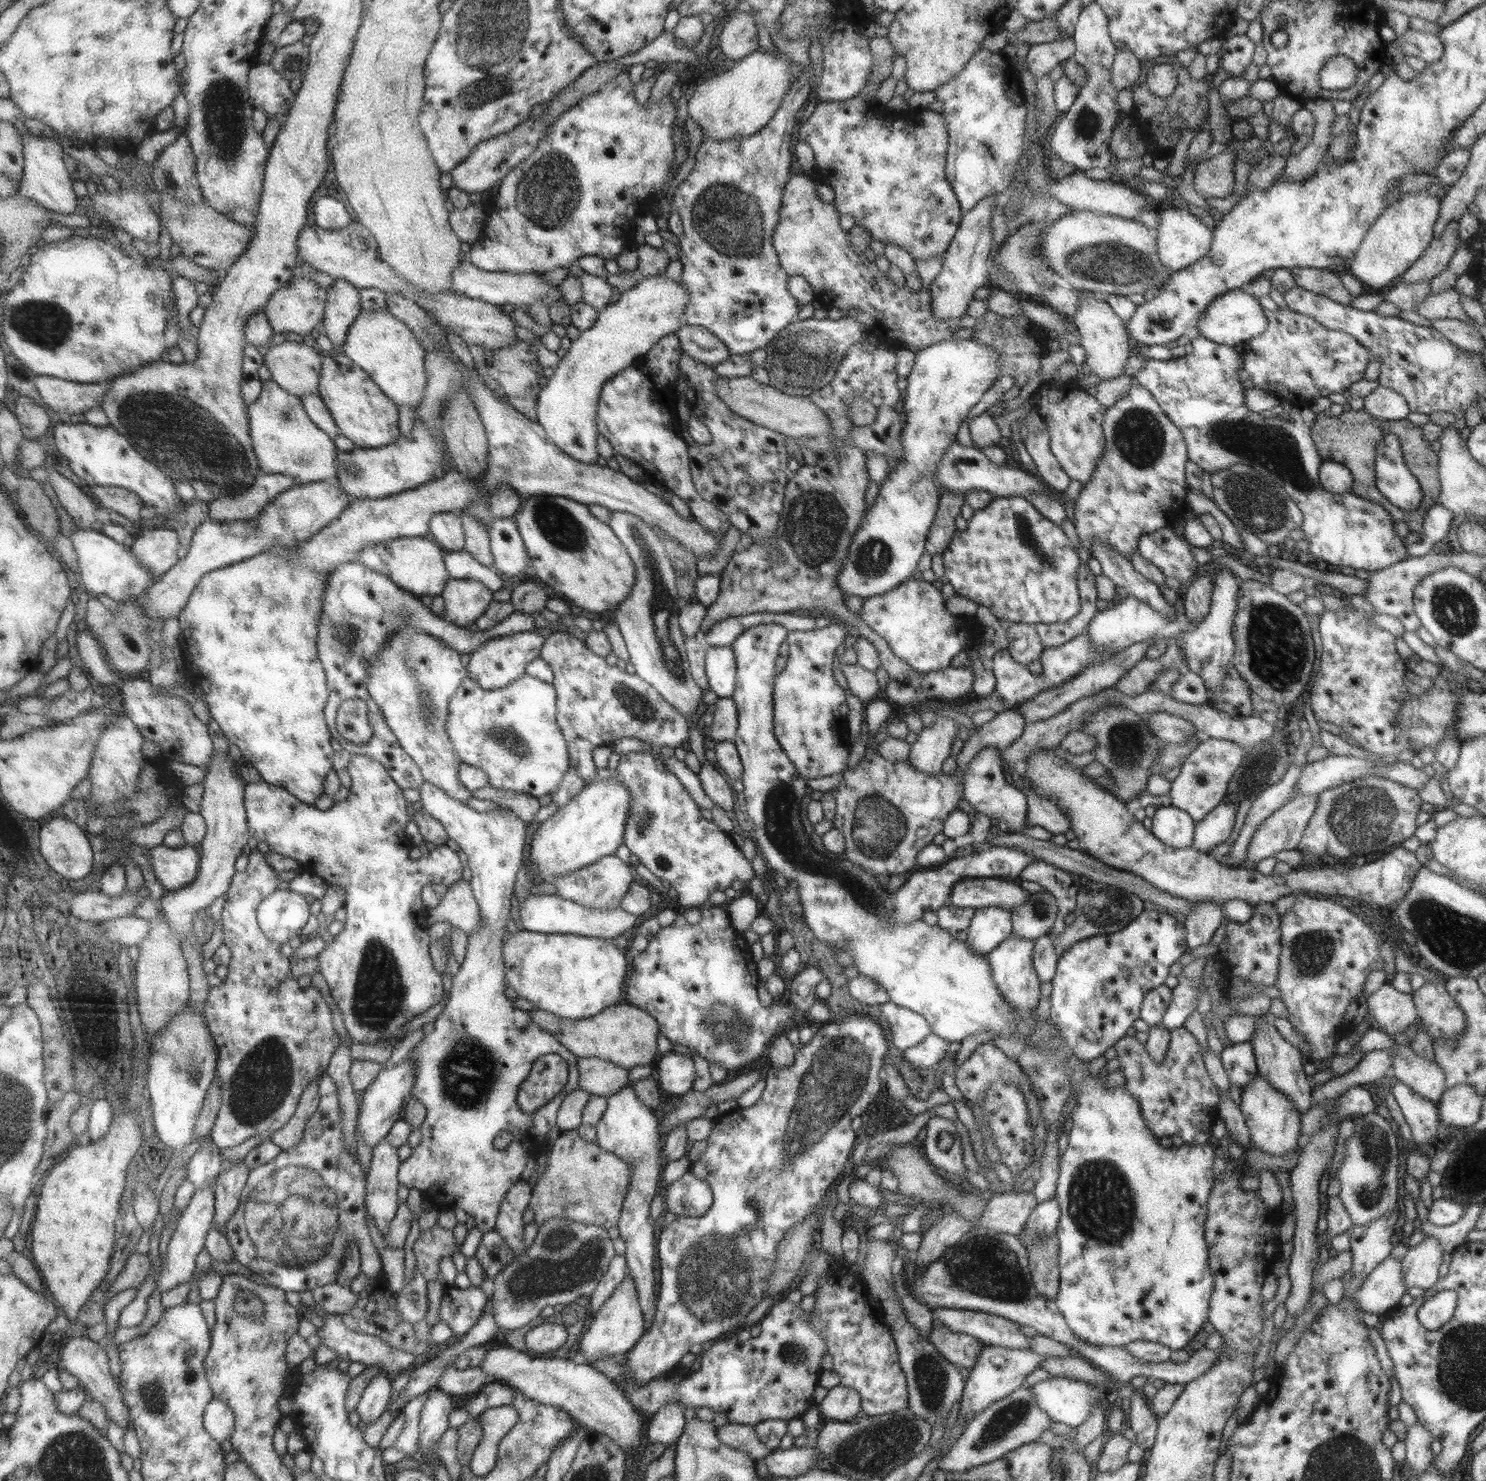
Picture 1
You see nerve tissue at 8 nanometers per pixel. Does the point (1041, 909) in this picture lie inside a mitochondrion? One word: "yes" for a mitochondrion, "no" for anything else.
yes

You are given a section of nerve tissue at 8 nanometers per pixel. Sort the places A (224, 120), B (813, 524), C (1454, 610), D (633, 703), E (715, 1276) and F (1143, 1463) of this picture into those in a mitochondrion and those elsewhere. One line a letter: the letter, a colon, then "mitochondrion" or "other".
A: mitochondrion
B: mitochondrion
C: mitochondrion
D: mitochondrion
E: mitochondrion
F: other

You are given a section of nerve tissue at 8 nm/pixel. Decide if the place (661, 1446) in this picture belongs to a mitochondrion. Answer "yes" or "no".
no

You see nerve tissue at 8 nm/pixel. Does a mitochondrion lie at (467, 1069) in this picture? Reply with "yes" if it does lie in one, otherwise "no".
yes

